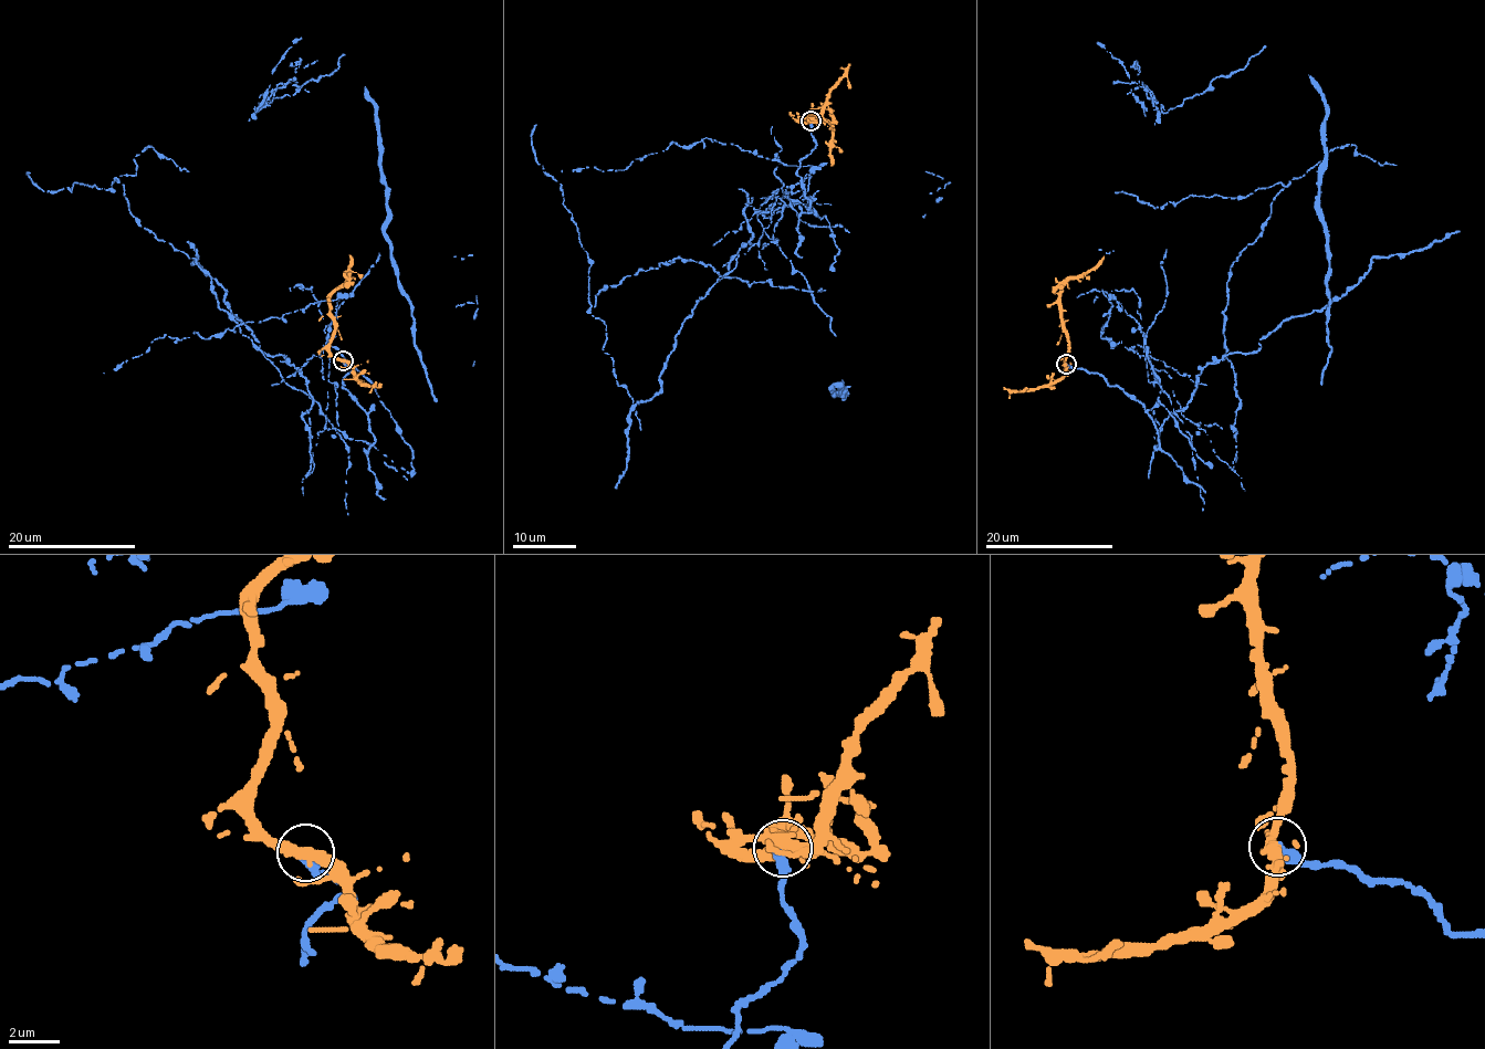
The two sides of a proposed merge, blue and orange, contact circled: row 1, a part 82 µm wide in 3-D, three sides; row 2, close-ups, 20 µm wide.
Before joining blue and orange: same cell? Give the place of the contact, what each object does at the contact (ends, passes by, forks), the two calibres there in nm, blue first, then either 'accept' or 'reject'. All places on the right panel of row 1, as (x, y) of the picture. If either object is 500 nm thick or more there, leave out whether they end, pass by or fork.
place (1066, 364); blue ends; orange passes by; calibres 360 and 440 nm; reject

